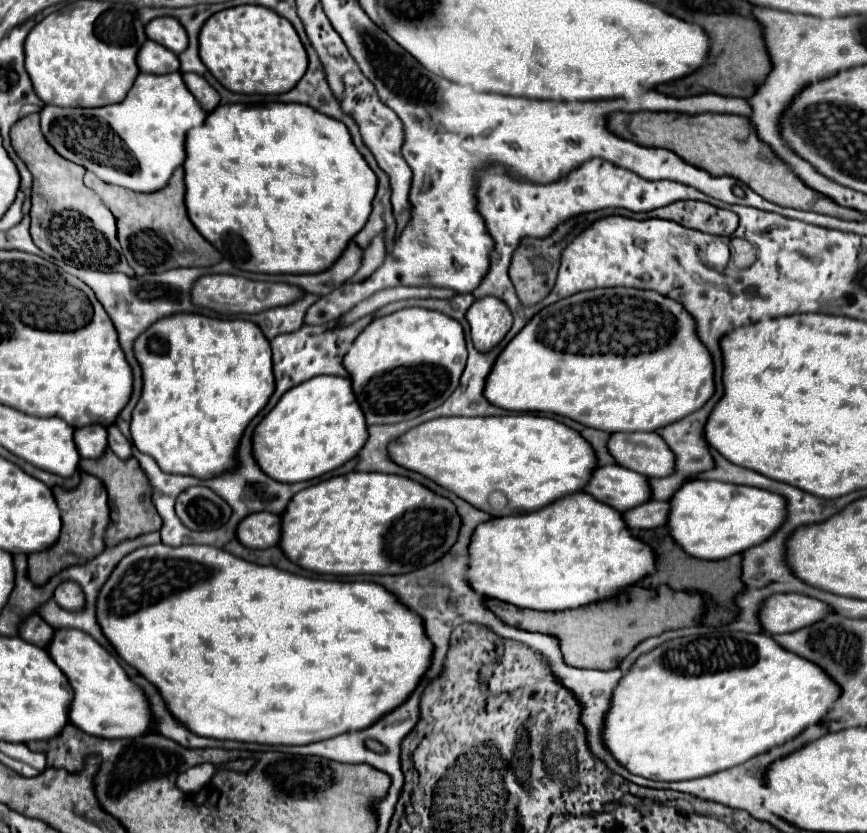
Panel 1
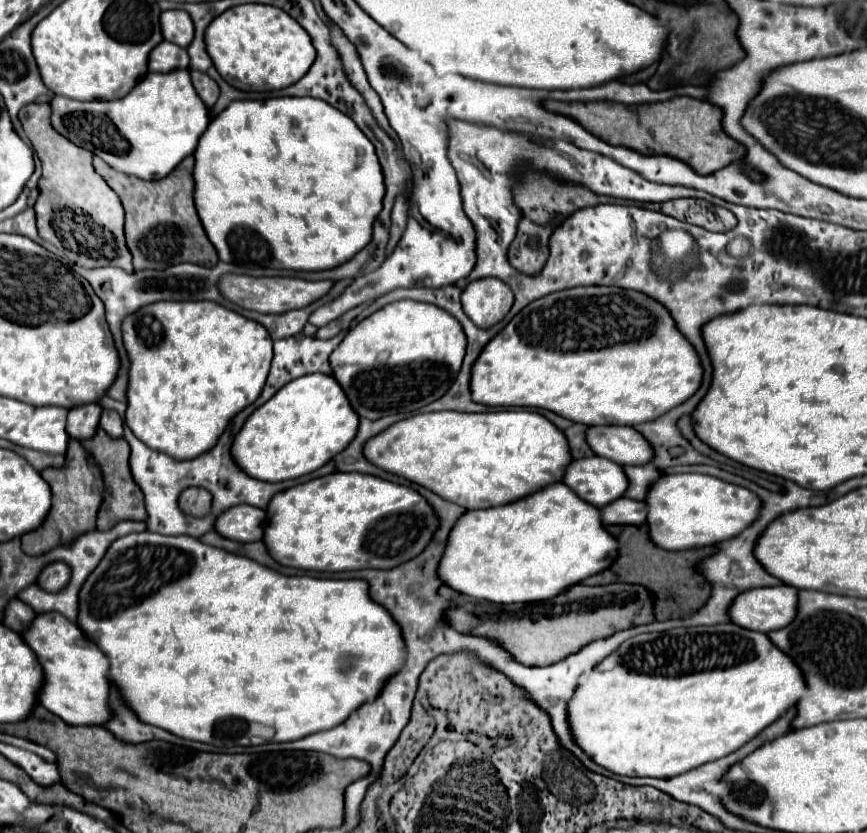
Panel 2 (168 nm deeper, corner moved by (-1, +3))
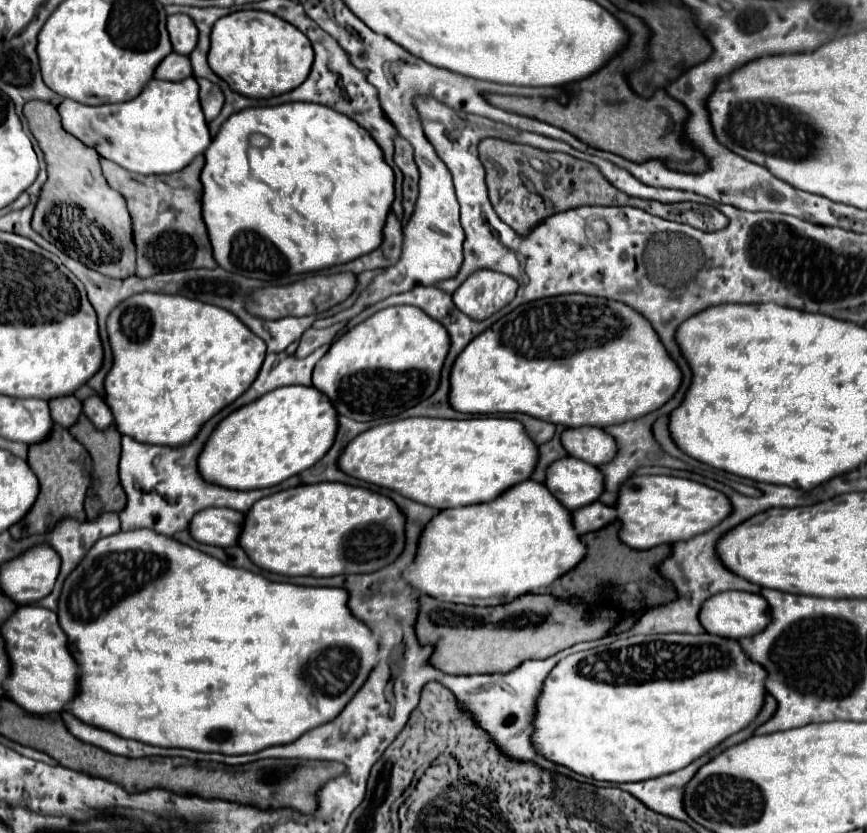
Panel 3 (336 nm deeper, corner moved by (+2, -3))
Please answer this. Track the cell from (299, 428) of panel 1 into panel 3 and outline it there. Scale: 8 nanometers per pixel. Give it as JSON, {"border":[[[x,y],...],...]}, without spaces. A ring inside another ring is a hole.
{"border":[[[279,387],[255,403],[235,409],[209,435],[199,467],[209,483],[233,489],[263,489],[277,485],[315,465],[333,445],[337,413],[315,387]]]}

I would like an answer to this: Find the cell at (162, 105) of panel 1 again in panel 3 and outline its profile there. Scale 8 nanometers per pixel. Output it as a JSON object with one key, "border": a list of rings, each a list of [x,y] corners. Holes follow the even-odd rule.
{"border":[[[193,77],[177,81],[175,85],[159,83],[165,81],[151,79],[141,95],[117,105],[87,107],[65,99],[57,107],[63,127],[81,143],[97,149],[101,157],[111,159],[133,173],[161,175],[181,171],[211,143],[209,127],[199,105],[199,85]]]}

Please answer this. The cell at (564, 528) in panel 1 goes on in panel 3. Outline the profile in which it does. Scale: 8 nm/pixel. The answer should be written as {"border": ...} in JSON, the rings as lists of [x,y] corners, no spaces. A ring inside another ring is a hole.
{"border":[[[529,481],[521,483],[521,487],[513,487],[513,491],[505,491],[505,495],[493,499],[493,503],[481,503],[481,507],[453,507],[437,513],[437,519],[421,533],[421,543],[417,545],[417,555],[405,581],[441,601],[487,607],[509,603],[553,583],[553,579],[571,571],[583,557],[585,545],[571,523],[571,513],[557,503],[543,483]]]}

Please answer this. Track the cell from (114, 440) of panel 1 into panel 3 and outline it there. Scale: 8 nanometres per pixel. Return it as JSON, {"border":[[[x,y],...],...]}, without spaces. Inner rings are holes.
{"border":[[[91,395],[83,401],[83,413],[93,421],[97,429],[107,429],[113,425],[113,415],[107,403],[99,395]]]}

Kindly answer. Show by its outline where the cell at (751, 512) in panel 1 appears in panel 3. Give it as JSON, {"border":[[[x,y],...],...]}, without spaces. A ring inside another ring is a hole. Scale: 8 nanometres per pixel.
{"border":[[[631,475],[623,485],[617,495],[617,519],[621,523],[619,529],[619,539],[629,545],[631,549],[651,549],[661,543],[675,543],[675,541],[685,541],[691,539],[699,533],[709,531],[711,527],[719,525],[721,519],[725,519],[731,513],[731,503],[729,499],[697,481],[681,479],[681,477],[671,477],[671,475]]]}

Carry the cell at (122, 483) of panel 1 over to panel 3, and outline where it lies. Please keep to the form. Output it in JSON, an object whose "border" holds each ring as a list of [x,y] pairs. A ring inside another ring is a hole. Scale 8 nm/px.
{"border":[[[81,415],[77,419],[77,423],[69,431],[89,451],[89,455],[93,459],[91,485],[89,485],[87,497],[85,497],[85,513],[87,513],[87,519],[95,519],[103,511],[121,511],[125,507],[125,501],[127,501],[125,491],[123,491],[123,487],[119,483],[119,475],[117,475],[119,455],[121,455],[121,433],[115,429],[115,425],[107,427],[105,431],[97,431],[93,427],[93,423],[89,423],[89,419],[85,415]]]}

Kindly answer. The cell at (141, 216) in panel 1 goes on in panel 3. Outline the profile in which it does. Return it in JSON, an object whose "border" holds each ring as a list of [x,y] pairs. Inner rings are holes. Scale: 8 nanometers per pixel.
{"border":[[[199,155],[185,169],[171,173],[171,175],[137,175],[137,173],[125,171],[123,167],[117,167],[113,161],[101,159],[101,167],[103,167],[107,183],[127,199],[127,209],[133,217],[133,239],[135,239],[135,247],[137,247],[137,275],[139,277],[151,277],[157,273],[179,271],[179,269],[197,269],[197,267],[213,269],[213,267],[217,267],[217,261],[213,259],[213,249],[209,243],[207,227],[201,217],[203,185],[201,185],[199,175],[201,175],[203,163],[205,163],[205,157]]]}

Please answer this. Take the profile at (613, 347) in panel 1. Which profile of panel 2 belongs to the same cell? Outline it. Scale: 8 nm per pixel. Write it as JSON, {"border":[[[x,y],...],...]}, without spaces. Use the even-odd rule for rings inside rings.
{"border":[[[574,287],[546,295],[524,307],[490,341],[472,367],[472,399],[490,407],[538,407],[574,423],[640,425],[688,401],[702,385],[700,357],[676,329],[660,301],[622,287]]]}

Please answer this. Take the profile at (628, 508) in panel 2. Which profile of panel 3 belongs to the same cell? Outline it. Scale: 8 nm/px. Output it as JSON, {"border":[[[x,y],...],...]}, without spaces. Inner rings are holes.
{"border":[[[595,501],[595,503],[589,503],[585,507],[571,511],[571,519],[573,519],[575,529],[583,535],[589,531],[597,531],[597,529],[605,527],[607,523],[615,521],[617,513],[615,513],[615,507],[607,507],[599,501]]]}

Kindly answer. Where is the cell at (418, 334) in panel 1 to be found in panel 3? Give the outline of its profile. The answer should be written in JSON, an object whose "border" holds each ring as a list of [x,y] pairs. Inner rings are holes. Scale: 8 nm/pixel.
{"border":[[[413,305],[389,307],[355,325],[329,347],[329,351],[317,361],[317,367],[313,369],[313,387],[329,397],[339,415],[351,417],[355,421],[391,419],[403,413],[405,405],[413,407],[437,389],[447,351],[449,333],[445,331],[445,327],[441,327],[441,323]]]}

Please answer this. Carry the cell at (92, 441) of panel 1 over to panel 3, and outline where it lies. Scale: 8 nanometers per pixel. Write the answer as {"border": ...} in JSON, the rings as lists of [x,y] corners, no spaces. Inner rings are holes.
{"border":[[[65,395],[61,399],[51,399],[49,411],[51,411],[55,423],[59,423],[63,427],[71,427],[77,421],[77,417],[81,415],[81,401],[73,395]]]}

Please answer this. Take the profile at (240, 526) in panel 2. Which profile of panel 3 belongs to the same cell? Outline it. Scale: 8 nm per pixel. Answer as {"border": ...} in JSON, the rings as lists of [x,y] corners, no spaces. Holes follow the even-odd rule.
{"border":[[[211,507],[209,511],[199,511],[193,517],[193,523],[189,523],[189,533],[199,543],[229,547],[237,545],[241,523],[243,513],[233,509]]]}

